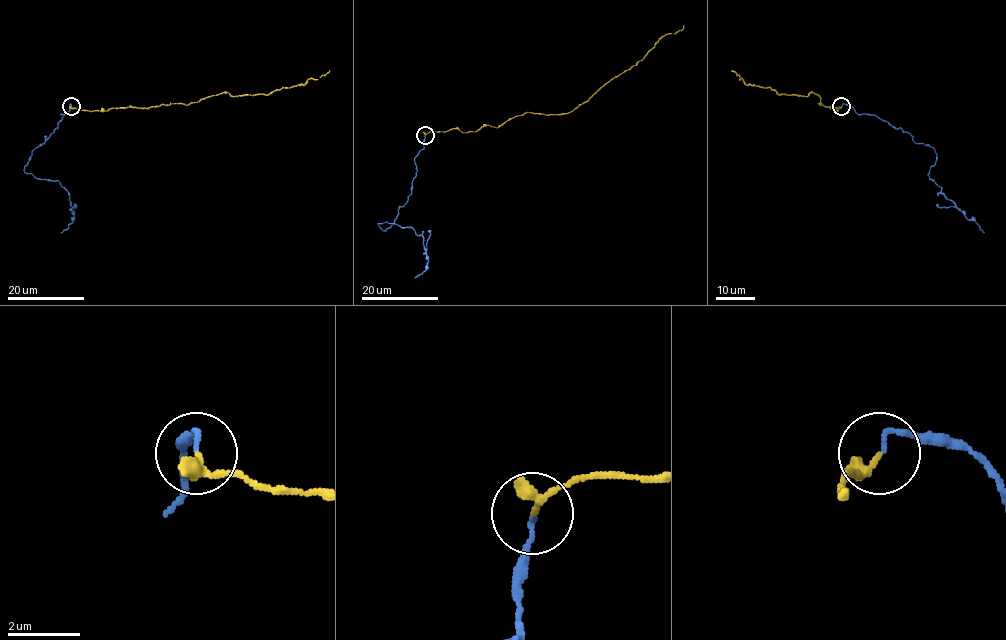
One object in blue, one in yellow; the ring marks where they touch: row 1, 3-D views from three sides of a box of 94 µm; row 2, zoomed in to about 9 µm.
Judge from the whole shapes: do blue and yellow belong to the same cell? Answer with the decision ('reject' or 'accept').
accept

